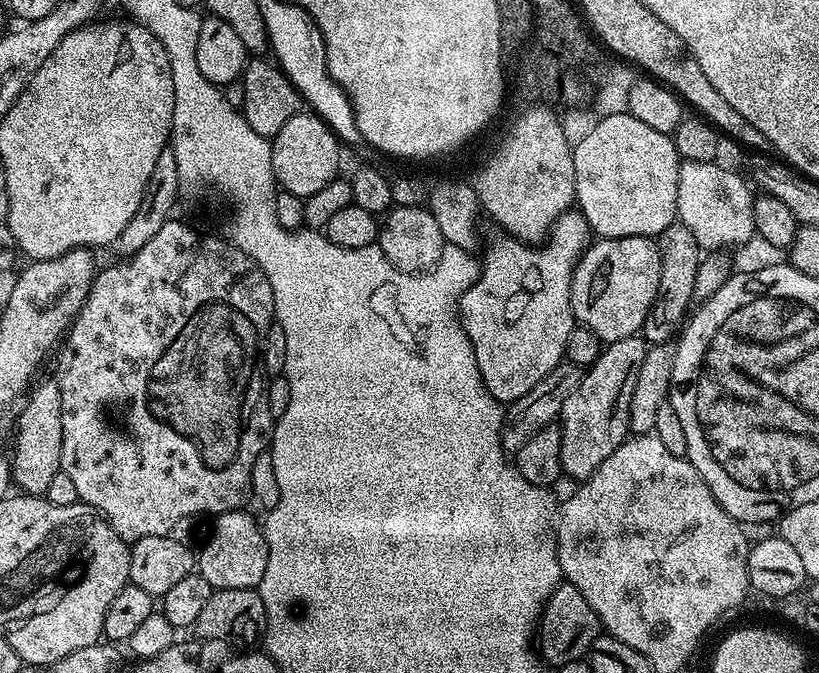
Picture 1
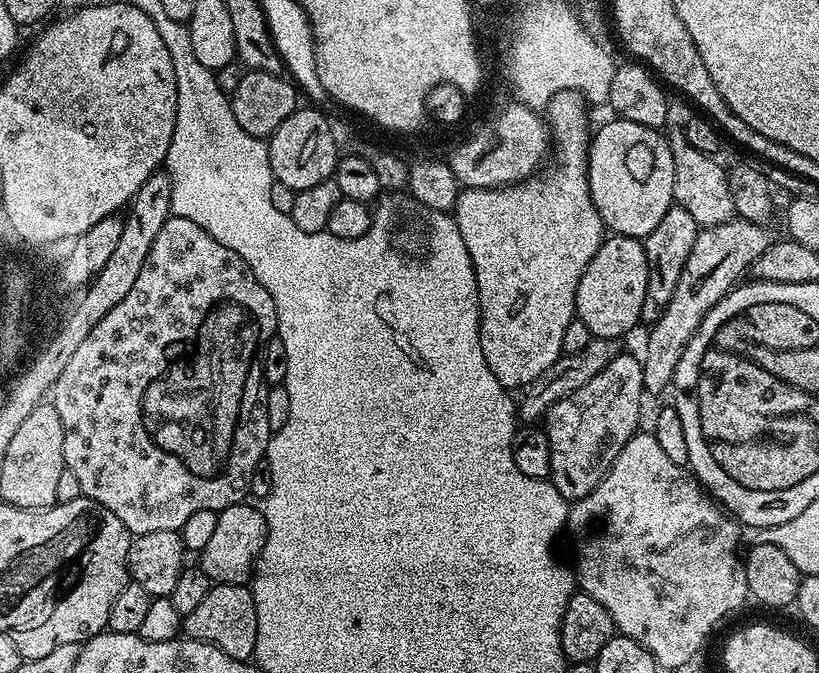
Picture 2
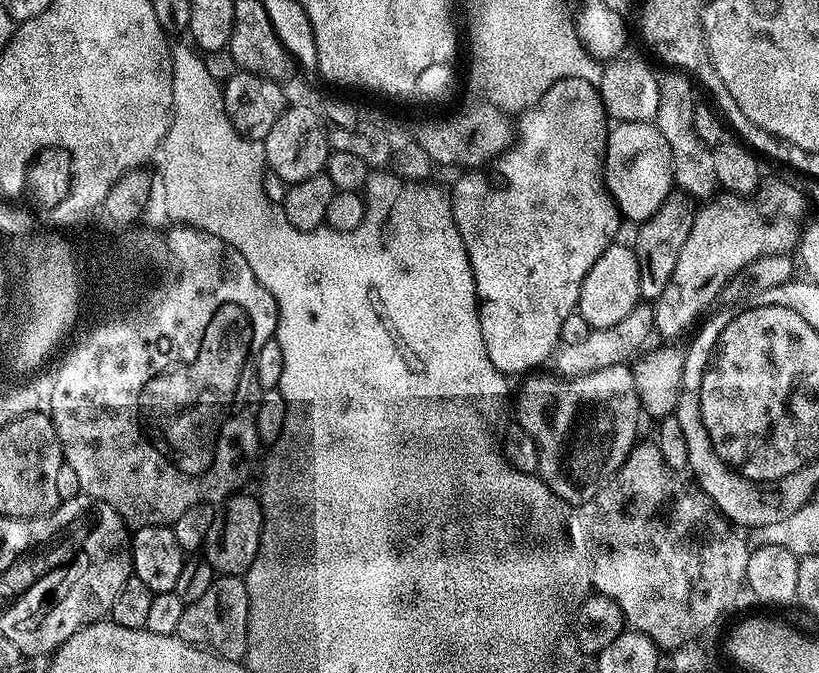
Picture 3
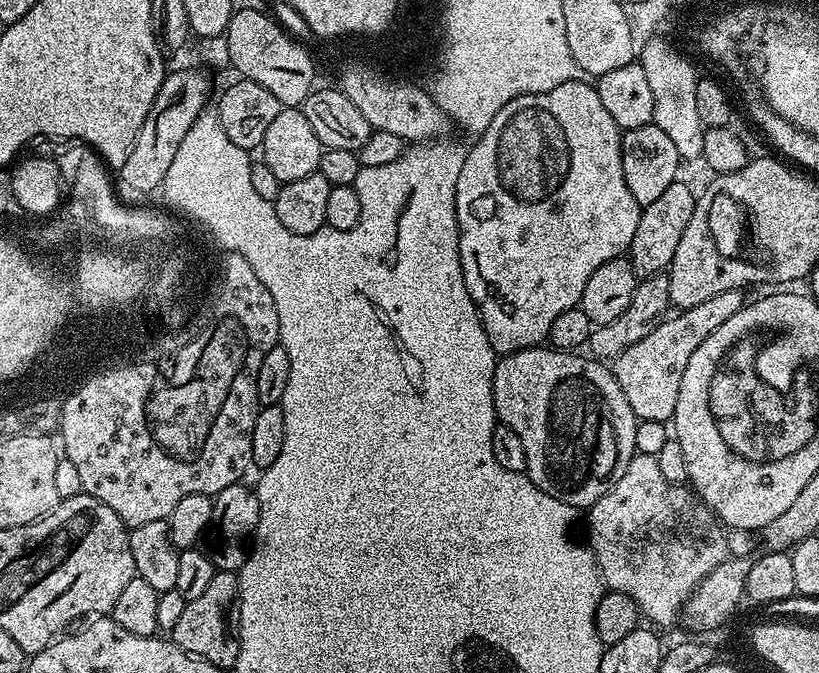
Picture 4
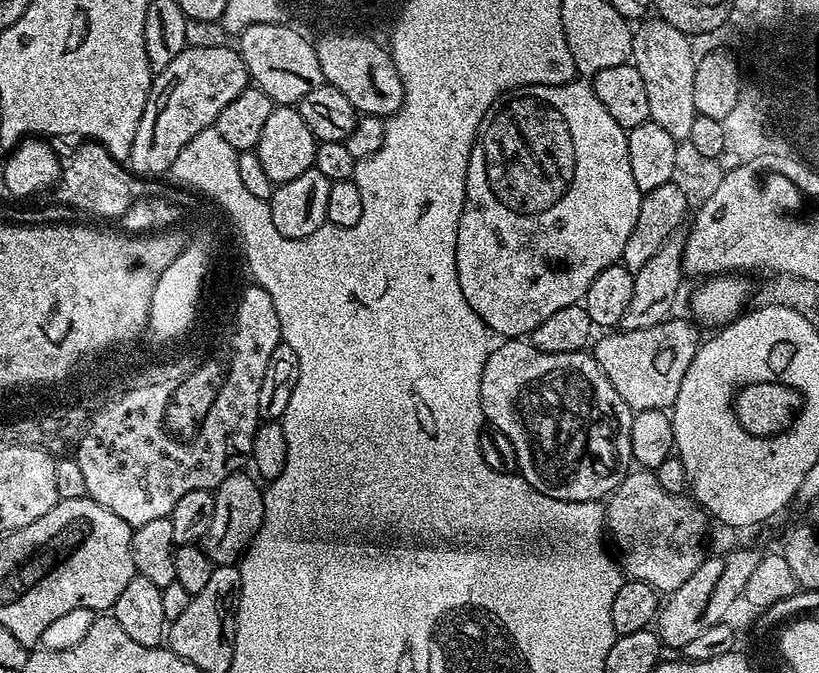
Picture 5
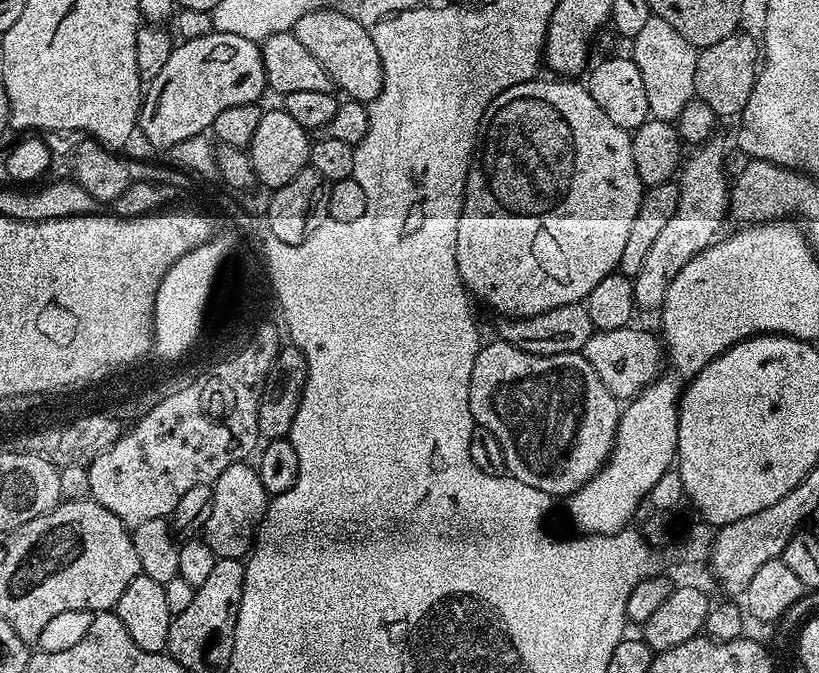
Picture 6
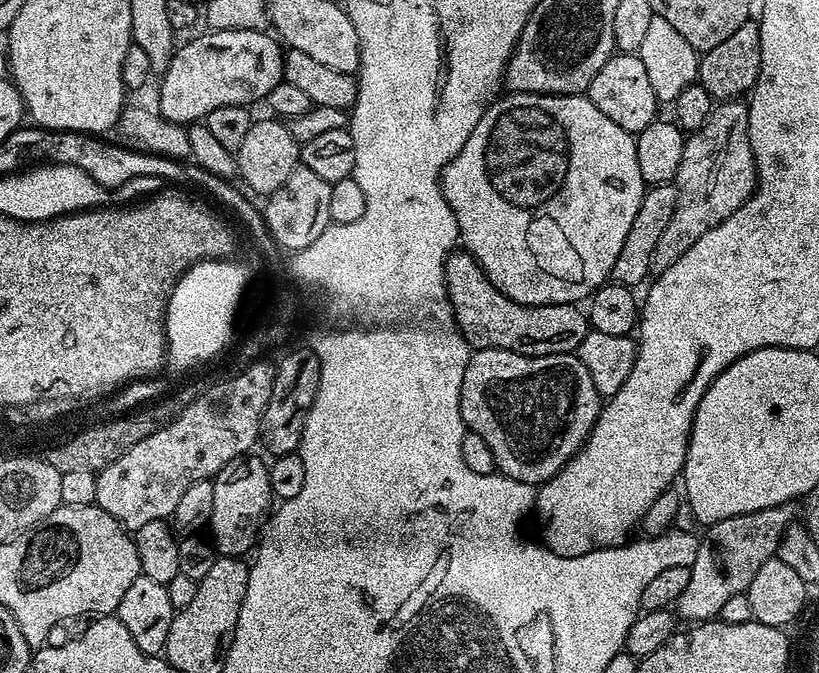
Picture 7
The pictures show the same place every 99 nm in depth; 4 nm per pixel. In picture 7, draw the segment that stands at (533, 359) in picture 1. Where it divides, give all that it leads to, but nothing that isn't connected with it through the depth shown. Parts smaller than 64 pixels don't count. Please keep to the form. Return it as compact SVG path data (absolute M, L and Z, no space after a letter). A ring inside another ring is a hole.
M508 92L501 100L495 100L485 107L478 126L474 126L474 134L466 138L466 146L458 150L456 157L440 174L440 189L444 192L450 210L454 210L454 218L460 227L459 239L467 252L476 259L478 266L482 266L493 286L514 302L542 306L587 301L611 277L614 262L618 262L618 254L622 254L626 234L630 234L634 226L634 214L638 214L638 206L642 206L646 185L642 170L638 170L636 137L622 130L622 126L610 122L610 118L606 118L606 114L602 114L602 110L598 110L598 106L594 106L594 102L584 94L549 96L547 92Z

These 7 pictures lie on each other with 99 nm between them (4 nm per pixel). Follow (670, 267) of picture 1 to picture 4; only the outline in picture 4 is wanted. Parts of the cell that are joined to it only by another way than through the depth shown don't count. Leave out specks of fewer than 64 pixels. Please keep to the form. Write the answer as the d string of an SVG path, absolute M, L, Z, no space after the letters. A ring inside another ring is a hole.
M677 178L656 201L641 207L638 230L634 230L632 244L626 253L637 277L647 278L667 273L674 258L674 250L678 250L678 241L690 223L690 214L694 214L696 197L697 193L692 192L691 186Z

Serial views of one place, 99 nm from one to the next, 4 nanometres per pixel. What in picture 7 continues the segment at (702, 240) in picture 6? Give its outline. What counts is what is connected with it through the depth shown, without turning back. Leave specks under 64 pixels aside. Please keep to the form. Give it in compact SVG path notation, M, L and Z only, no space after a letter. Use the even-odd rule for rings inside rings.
M743 99L725 100L713 107L710 118L697 132L685 139L682 163L674 181L678 190L678 202L674 215L666 225L662 238L654 250L652 272L666 271L706 230L714 230L734 210L738 210L755 193L758 183L756 159L750 146L748 133L748 105Z

